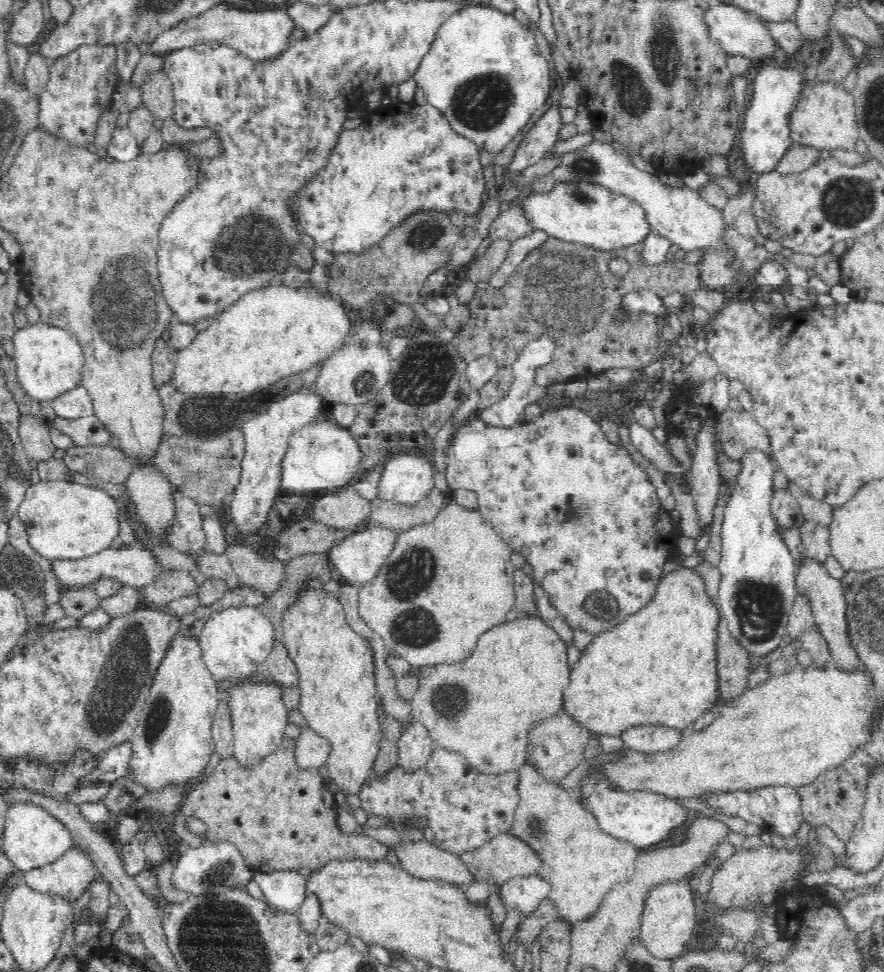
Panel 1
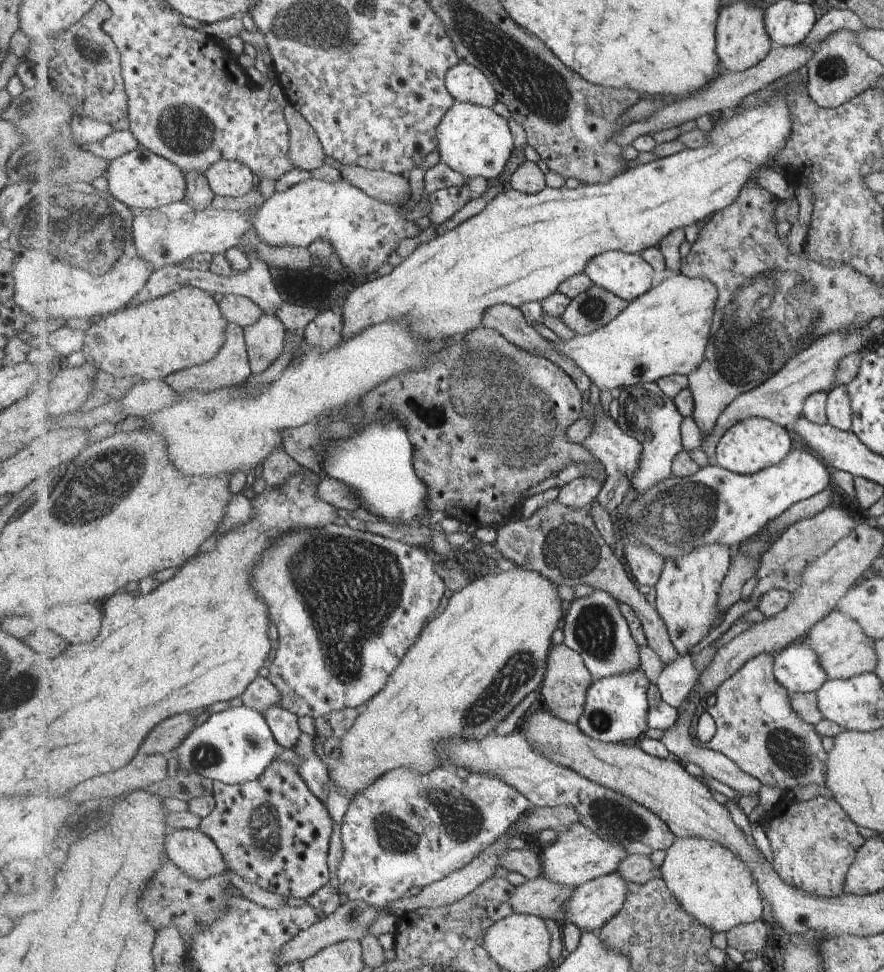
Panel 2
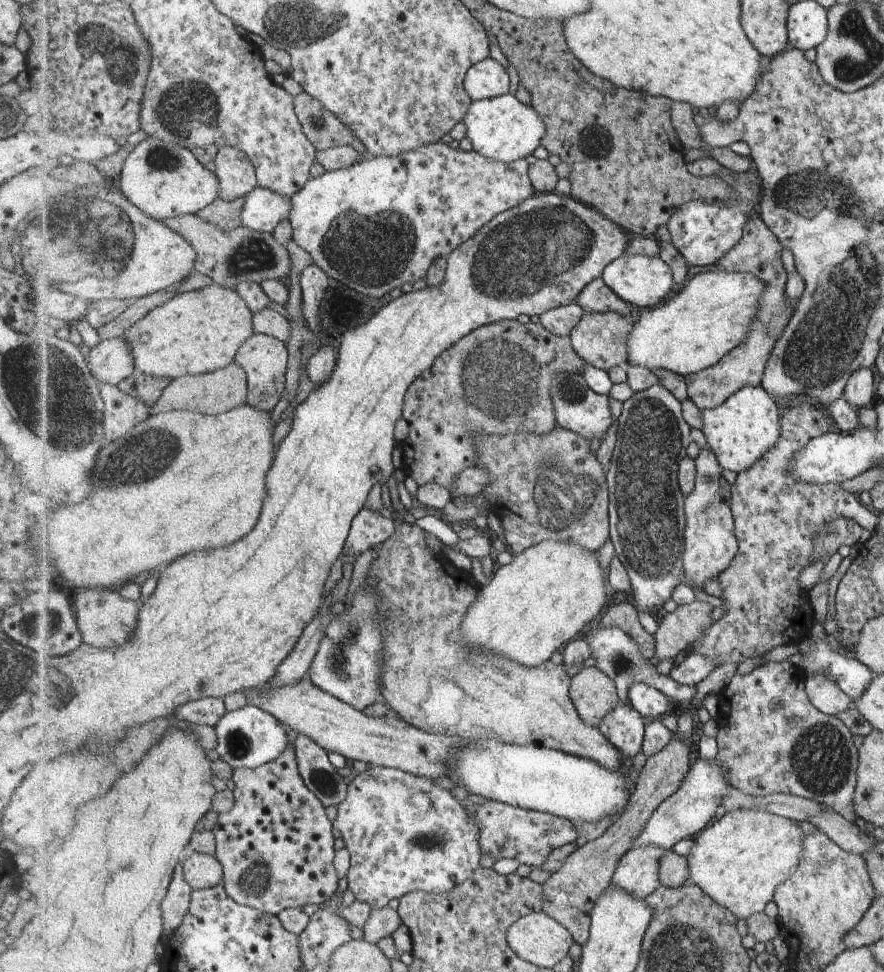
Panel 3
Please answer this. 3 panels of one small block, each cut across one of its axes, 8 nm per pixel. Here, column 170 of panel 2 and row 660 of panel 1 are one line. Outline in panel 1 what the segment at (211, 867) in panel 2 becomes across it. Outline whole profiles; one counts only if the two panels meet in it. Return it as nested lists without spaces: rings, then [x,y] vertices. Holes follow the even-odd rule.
[[[804,555],[795,570],[796,593],[808,601],[815,624],[828,641],[831,660],[842,669],[855,669],[862,667],[862,662],[857,658],[857,653],[847,640],[847,625],[845,622],[844,588],[840,581],[831,577],[828,569],[822,562],[814,560],[812,556]]]

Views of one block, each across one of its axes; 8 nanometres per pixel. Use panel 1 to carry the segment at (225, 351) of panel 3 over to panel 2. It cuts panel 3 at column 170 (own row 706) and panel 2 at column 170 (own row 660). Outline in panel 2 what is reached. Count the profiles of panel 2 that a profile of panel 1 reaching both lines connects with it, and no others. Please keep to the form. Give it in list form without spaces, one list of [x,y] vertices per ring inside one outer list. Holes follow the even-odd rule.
[[[185,287],[138,307],[129,305],[118,312],[95,319],[95,323],[85,330],[88,335],[85,336],[81,351],[100,363],[97,368],[117,378],[137,375],[147,380],[166,379],[170,374],[213,360],[226,343],[228,324],[222,306],[213,298],[213,294],[197,287]]]

